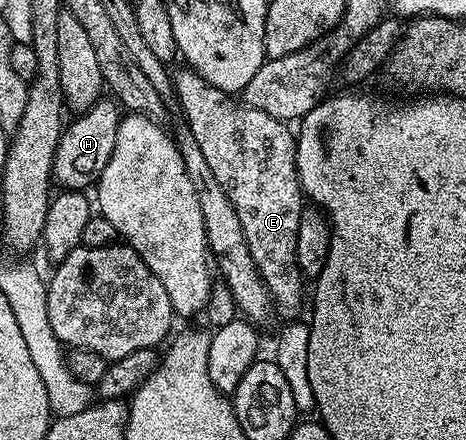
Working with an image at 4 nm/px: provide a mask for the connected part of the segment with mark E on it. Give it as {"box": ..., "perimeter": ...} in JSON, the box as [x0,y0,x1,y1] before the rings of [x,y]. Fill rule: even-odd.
{"box":[173,67,304,314],"perimeter":[[[182,67],[173,78],[176,105],[182,108],[190,124],[188,132],[200,143],[200,155],[212,167],[212,175],[224,187],[224,195],[232,199],[236,215],[240,215],[252,263],[256,263],[275,310],[279,314],[296,312],[302,305],[304,284],[296,259],[296,235],[300,231],[304,194],[298,178],[295,130],[262,109],[245,103],[237,105],[231,94],[212,87],[195,69]]]}

